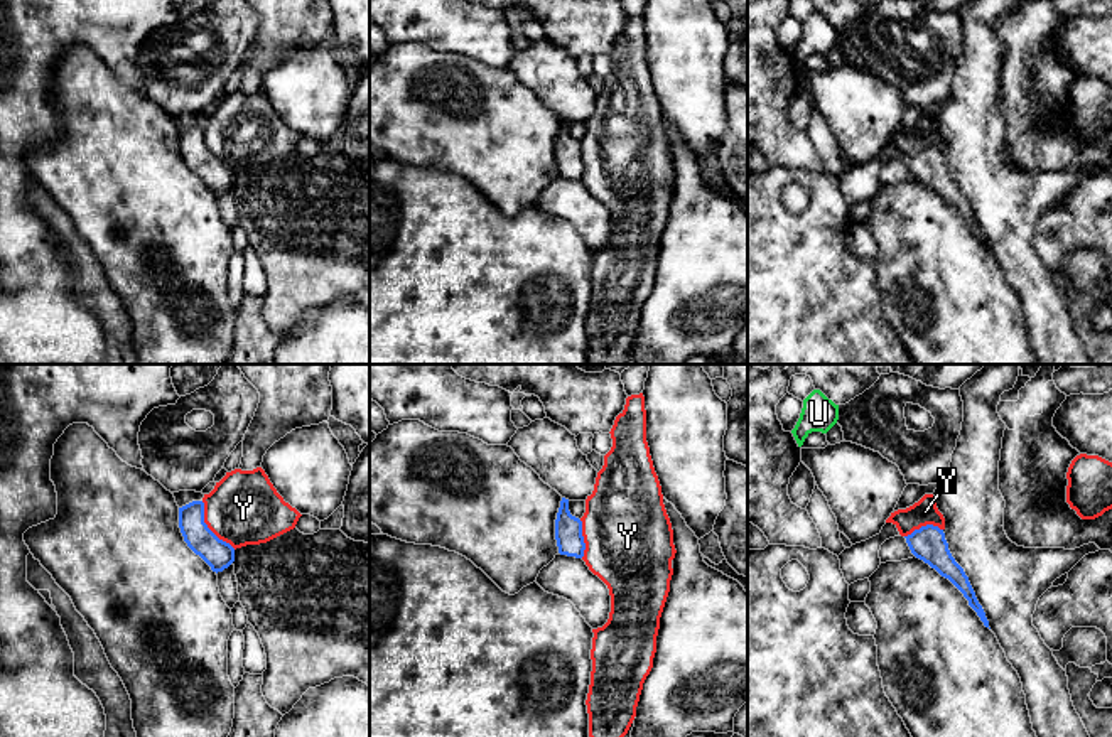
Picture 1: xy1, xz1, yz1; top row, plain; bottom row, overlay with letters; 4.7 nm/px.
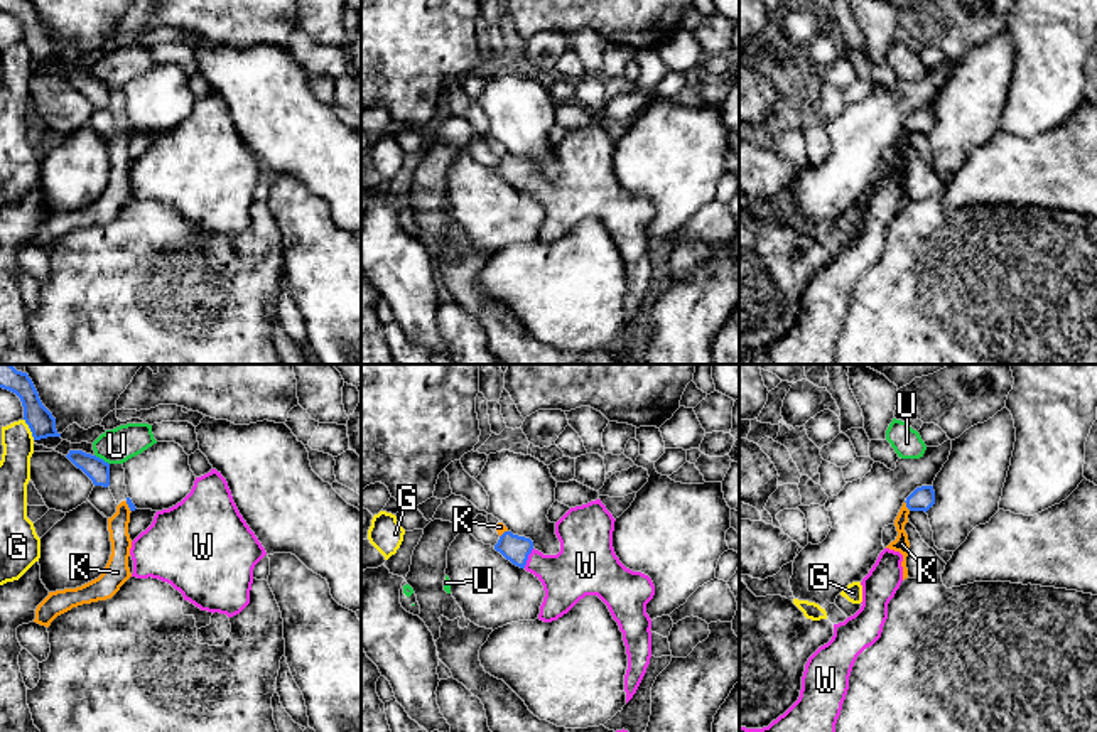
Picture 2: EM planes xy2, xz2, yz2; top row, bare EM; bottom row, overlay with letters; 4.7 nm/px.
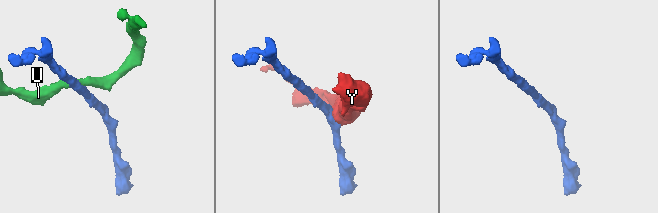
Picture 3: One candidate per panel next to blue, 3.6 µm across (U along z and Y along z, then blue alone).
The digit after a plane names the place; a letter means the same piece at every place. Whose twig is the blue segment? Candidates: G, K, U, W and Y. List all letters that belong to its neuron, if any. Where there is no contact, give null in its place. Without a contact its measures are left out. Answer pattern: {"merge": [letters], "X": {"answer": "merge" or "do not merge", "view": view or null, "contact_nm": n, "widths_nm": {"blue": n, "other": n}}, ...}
{"merge": ["W"], "G": {"answer": "do not merge", "view": "xy2", "contact_nm": 120, "widths_nm": {"blue": 130, "other": 150}}, "K": {"answer": "do not merge", "view": "yz2", "contact_nm": 50, "widths_nm": {"blue": 110, "other": 70}}, "U": {"answer": "do not merge", "view": "xy2", "contact_nm": 90, "widths_nm": {"blue": 110, "other": 170}}, "W": {"answer": "merge", "view": "xz2", "contact_nm": 110, "widths_nm": {"blue": 130, "other": 260}}, "Y": {"answer": "do not merge", "view": "xy1", "contact_nm": 280, "widths_nm": {"blue": 140, "other": 340}}}

